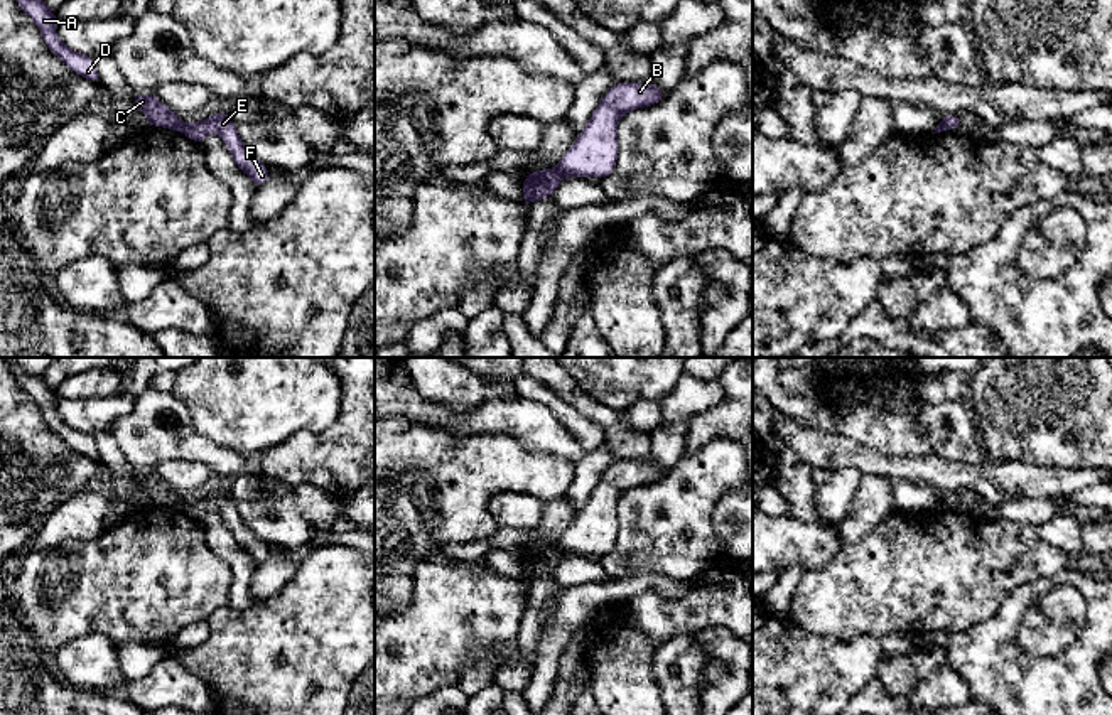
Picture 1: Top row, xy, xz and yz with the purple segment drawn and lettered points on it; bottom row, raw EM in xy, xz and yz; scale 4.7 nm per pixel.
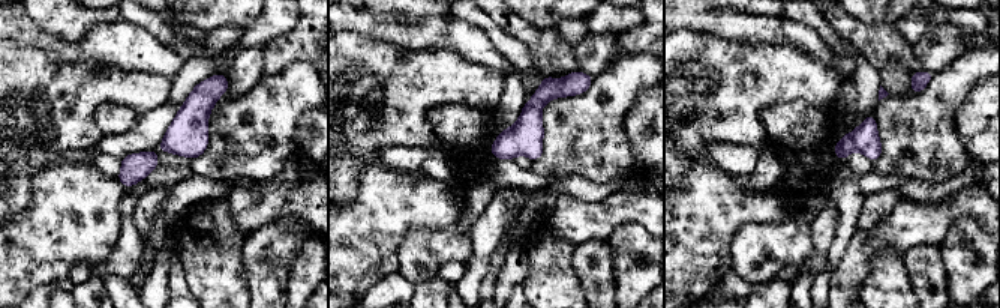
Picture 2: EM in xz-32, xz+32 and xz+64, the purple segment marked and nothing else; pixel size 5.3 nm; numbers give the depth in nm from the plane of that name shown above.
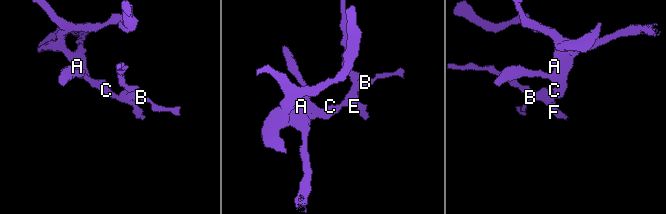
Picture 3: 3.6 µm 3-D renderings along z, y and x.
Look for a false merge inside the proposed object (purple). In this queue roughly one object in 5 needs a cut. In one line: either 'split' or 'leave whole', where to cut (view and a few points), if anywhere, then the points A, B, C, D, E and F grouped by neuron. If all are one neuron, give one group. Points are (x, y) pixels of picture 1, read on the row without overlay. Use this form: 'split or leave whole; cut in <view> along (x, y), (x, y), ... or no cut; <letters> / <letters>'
split; cut in xz along (556, 547), (562, 553); A C D / B E F

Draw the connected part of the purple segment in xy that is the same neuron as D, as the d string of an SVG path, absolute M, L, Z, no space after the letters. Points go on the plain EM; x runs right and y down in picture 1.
M3 358L10 371L15 374L19 384L35 400L35 403L40 406L42 415L47 422L47 425L74 450L81 452L83 455L100 460L100 450L96 440L83 433L73 427L69 427L56 411L54 403L57 400L57 393L52 391L44 376L32 376L27 374L20 364L13 358Z

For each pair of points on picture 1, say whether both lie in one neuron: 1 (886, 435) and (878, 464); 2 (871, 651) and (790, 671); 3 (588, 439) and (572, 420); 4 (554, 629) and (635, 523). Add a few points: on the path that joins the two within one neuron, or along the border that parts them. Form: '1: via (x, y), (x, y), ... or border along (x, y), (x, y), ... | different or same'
1: border along (846, 437), (885, 454), (920, 457) | different
2: via (851, 663), (832, 671), (810, 671) | same
3: via (586, 434), (577, 425) | same
4: border along (653, 572), (615, 577) | different

